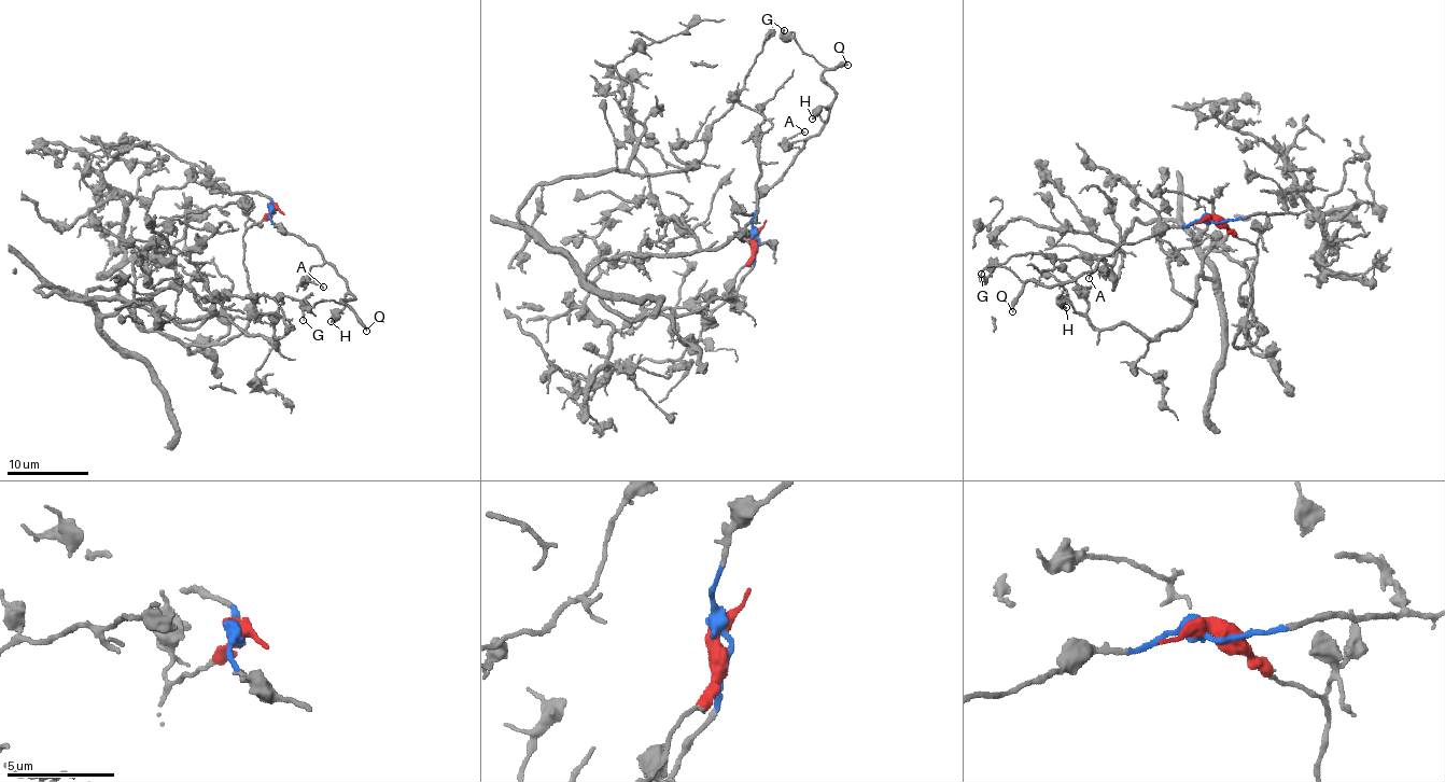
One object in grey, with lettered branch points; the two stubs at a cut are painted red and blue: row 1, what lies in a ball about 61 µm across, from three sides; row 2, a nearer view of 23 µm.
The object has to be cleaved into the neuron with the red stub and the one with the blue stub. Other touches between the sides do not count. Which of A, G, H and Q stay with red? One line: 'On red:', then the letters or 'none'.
On red: none

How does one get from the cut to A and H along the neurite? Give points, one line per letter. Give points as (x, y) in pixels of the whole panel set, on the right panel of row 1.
A: (1211, 219), (1170, 225), (1148, 238), (1120, 245), (1089, 279)
H: (1211, 219), (1170, 225), (1148, 238), (1120, 245), (1091, 270), (1067, 279), (1058, 297), (1067, 308)

